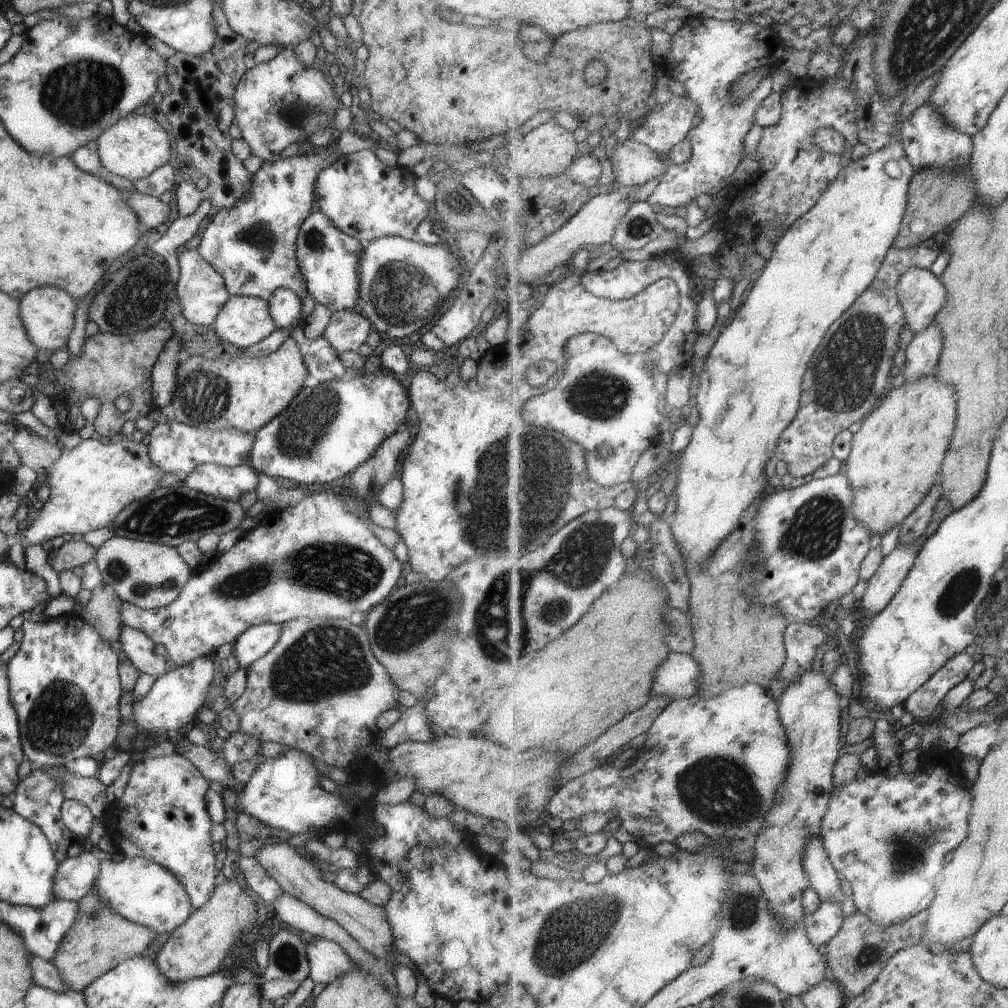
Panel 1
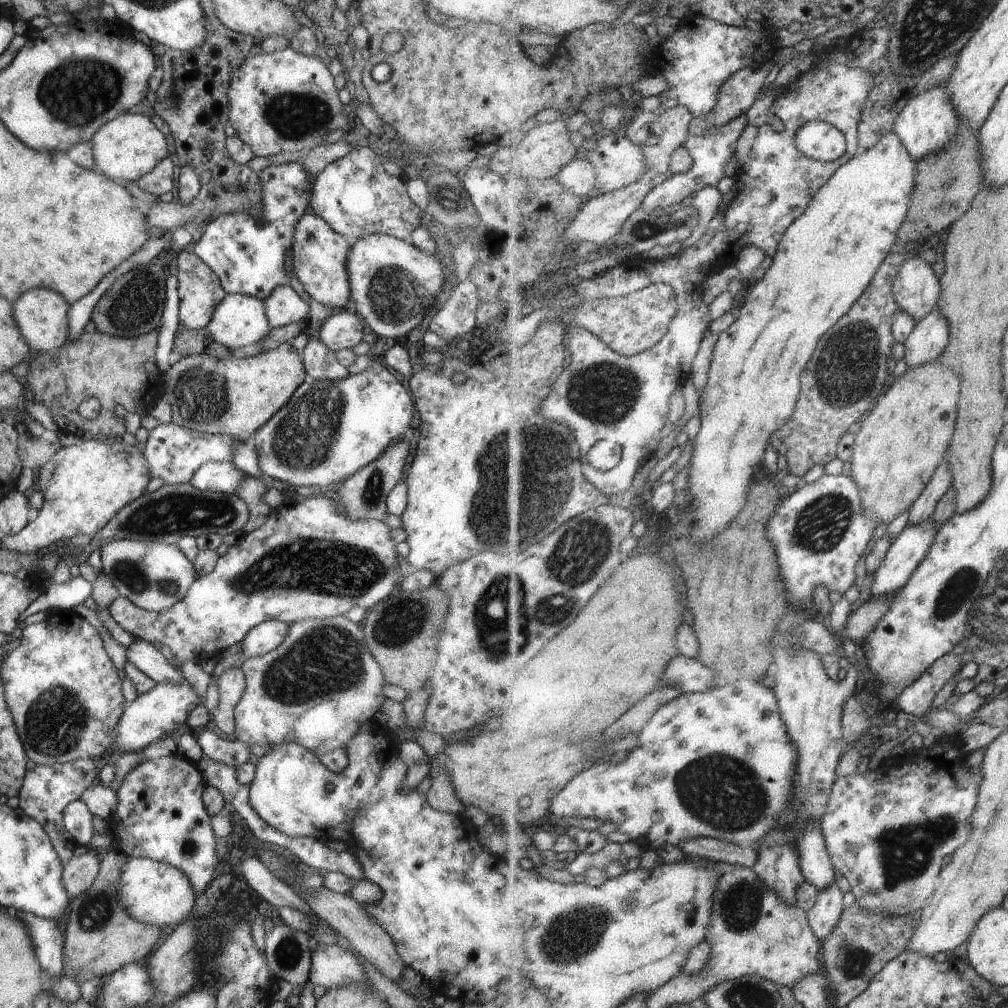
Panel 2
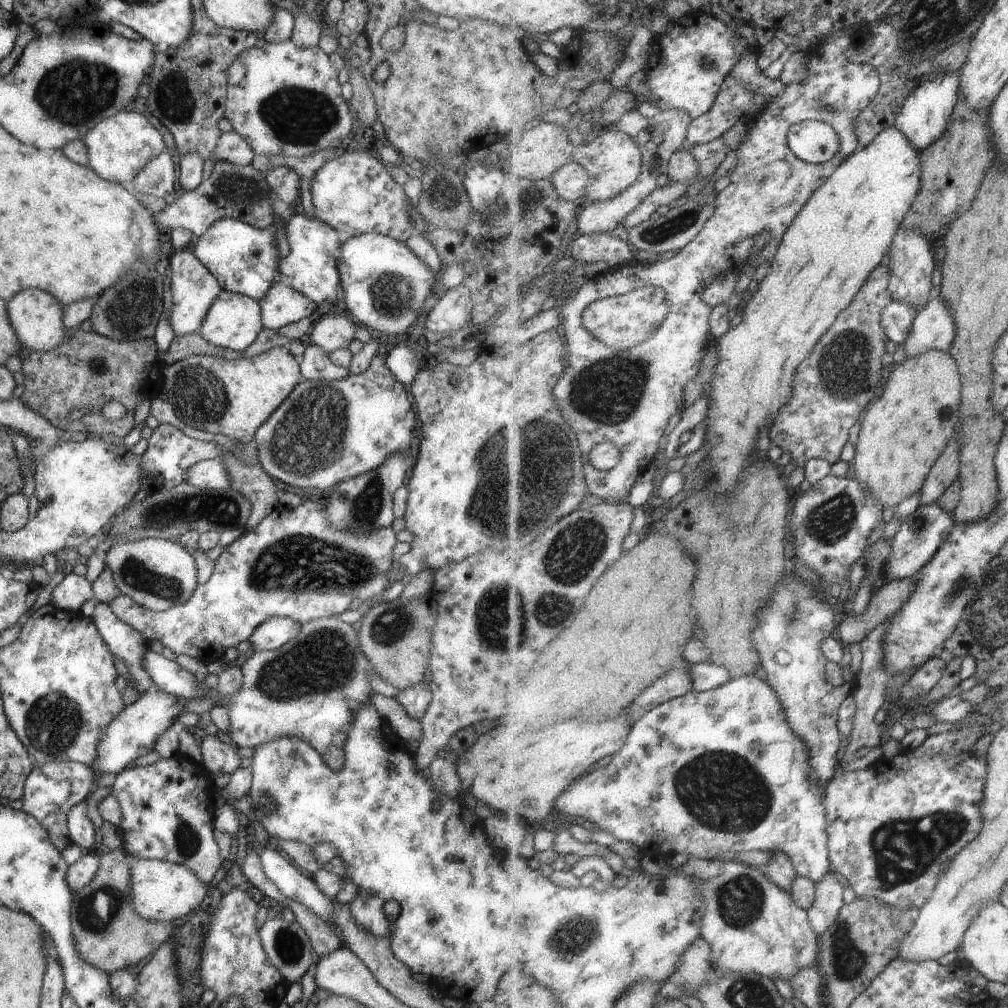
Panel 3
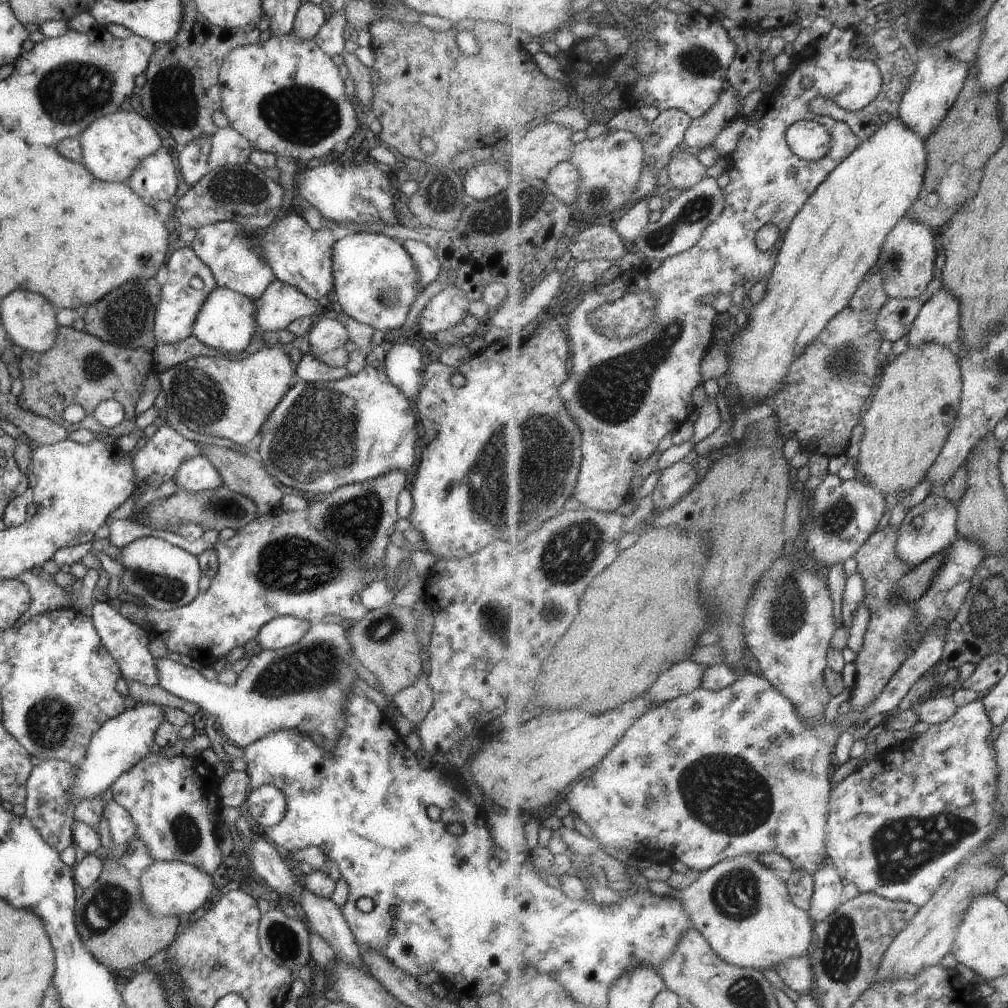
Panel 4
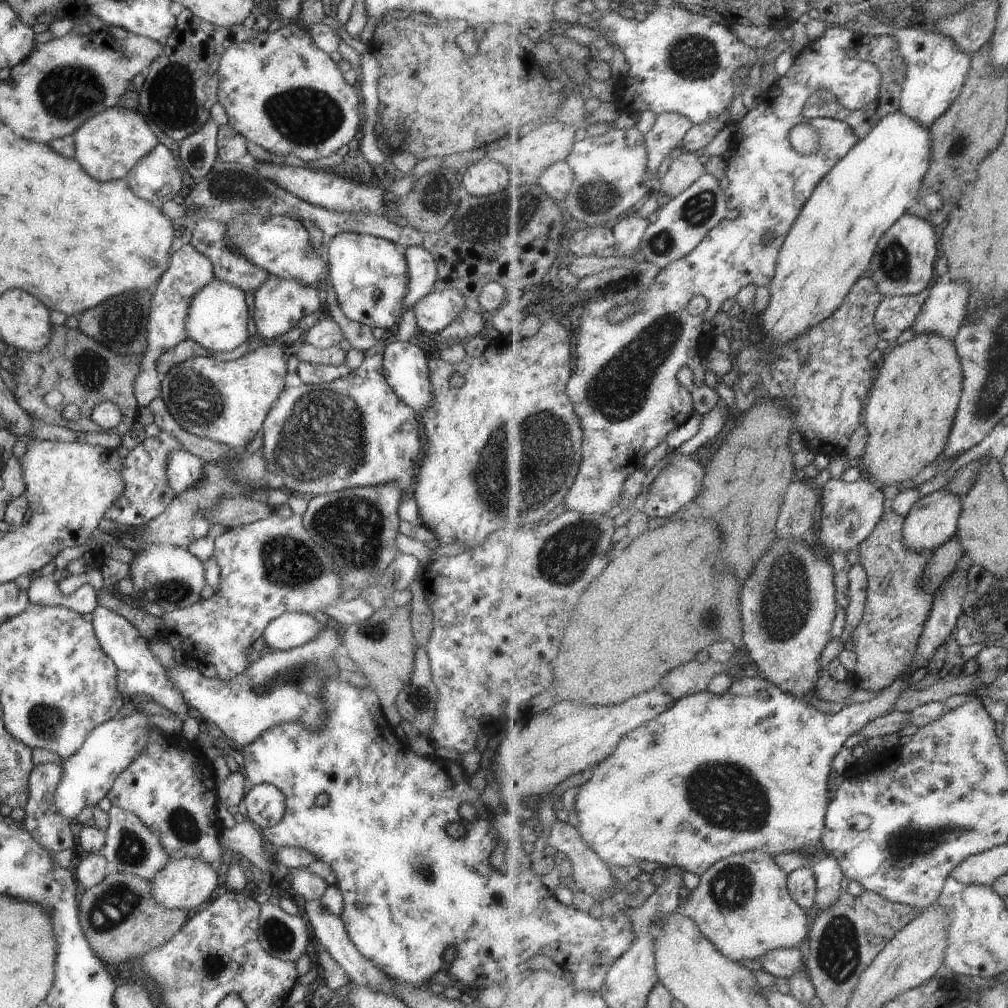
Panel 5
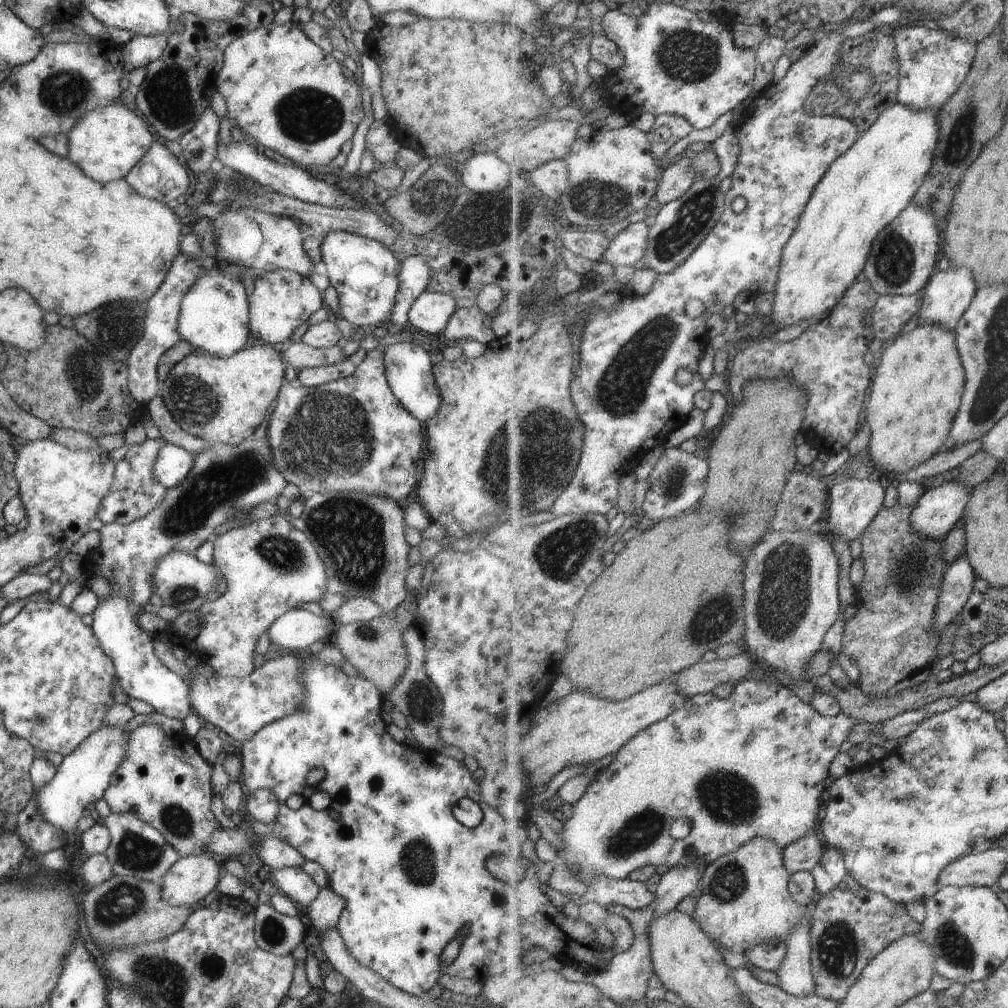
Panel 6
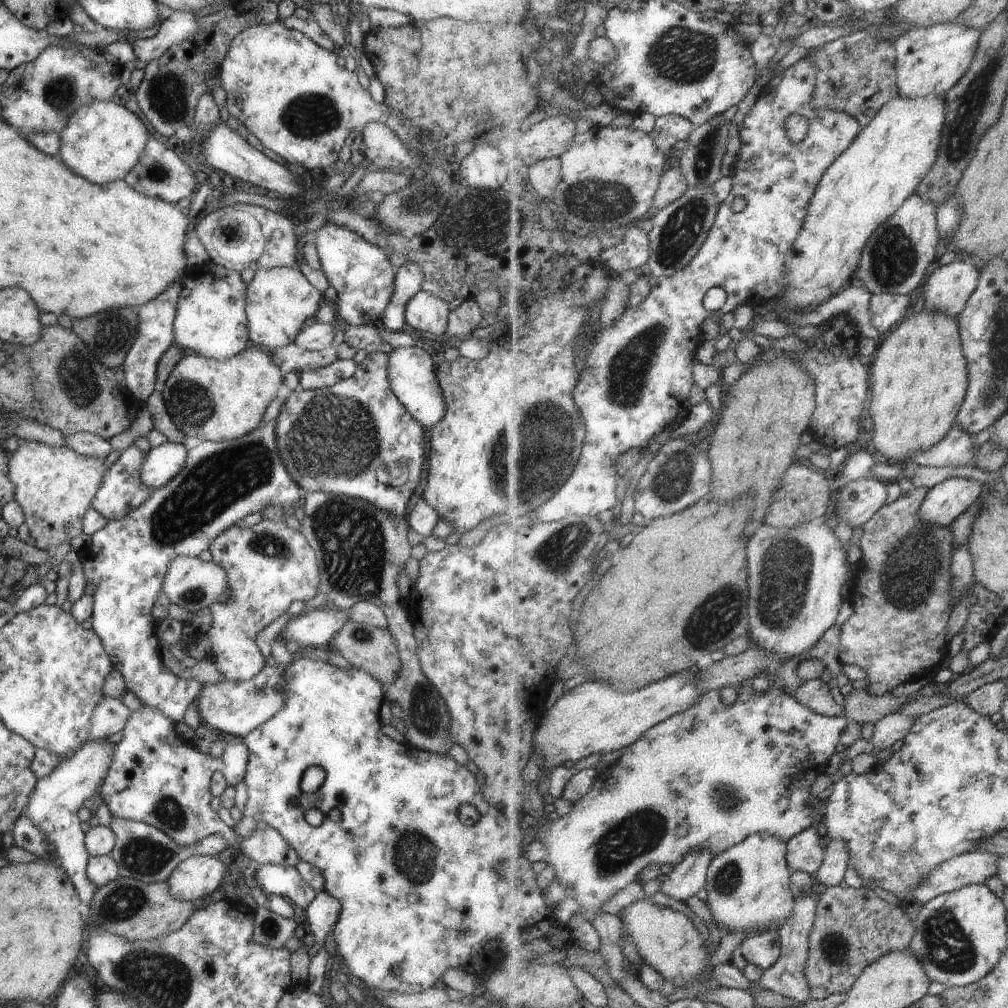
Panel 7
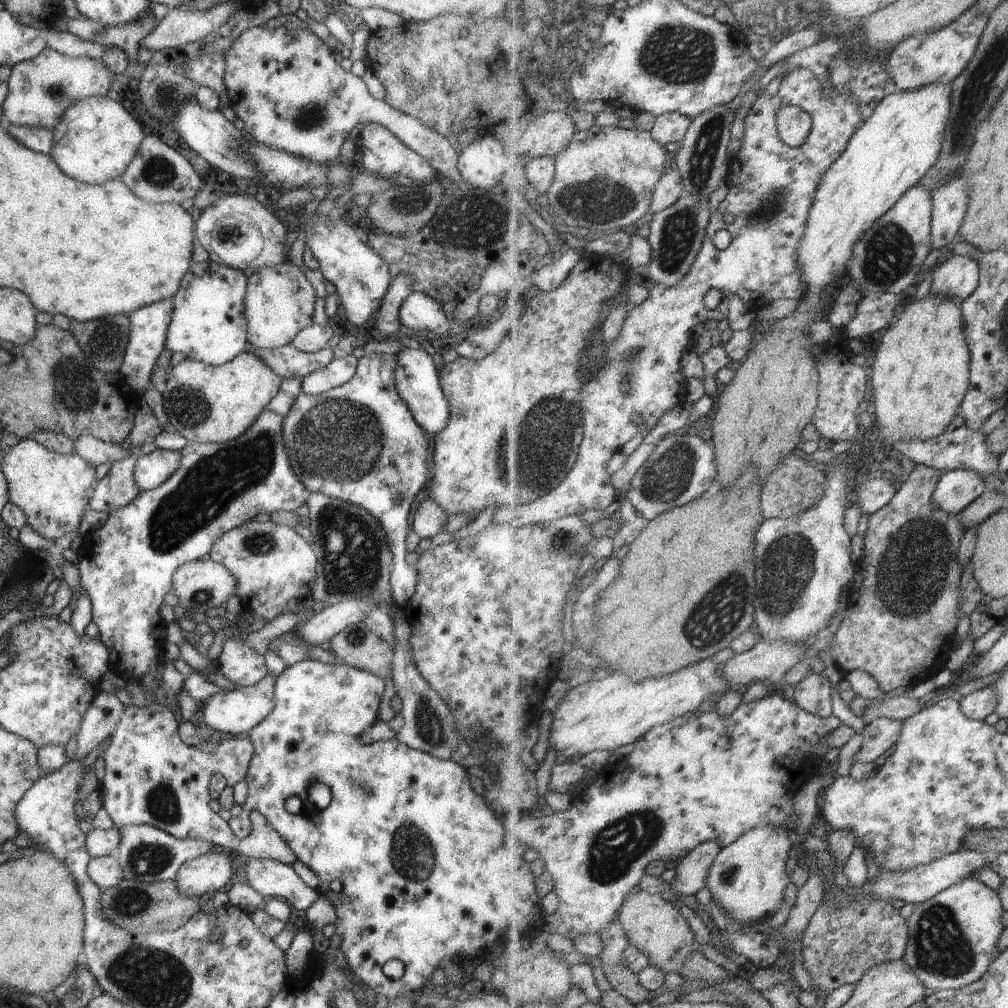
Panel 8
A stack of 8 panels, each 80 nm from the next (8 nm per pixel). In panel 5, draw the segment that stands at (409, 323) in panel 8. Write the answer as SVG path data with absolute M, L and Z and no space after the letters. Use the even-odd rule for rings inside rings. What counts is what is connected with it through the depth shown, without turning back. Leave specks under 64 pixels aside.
M457 290L429 291L414 302L416 325L425 332L438 333L464 309L464 296Z

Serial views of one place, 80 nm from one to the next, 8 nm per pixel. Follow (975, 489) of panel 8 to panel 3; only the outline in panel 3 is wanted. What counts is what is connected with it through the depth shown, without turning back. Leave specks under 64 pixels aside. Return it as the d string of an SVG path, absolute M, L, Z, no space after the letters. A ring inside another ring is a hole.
M938 503L919 507L911 513L901 524L898 533L892 540L890 561L887 561L884 572L891 581L910 579L917 576L918 572L933 560L941 548L941 545L948 539L949 531L953 529L955 518L953 513L948 513Z

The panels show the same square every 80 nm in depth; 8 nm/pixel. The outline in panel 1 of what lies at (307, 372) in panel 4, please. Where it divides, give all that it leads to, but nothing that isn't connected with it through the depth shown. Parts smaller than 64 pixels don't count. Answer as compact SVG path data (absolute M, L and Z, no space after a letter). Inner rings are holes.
M322 335L307 341L303 347L302 359L308 374L318 382L340 379L344 366L338 357L338 352Z

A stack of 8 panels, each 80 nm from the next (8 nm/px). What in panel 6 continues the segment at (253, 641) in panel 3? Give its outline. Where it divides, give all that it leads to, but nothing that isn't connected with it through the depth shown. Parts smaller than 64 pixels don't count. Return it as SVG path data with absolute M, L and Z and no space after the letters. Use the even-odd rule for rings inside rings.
M292 609L280 616L268 627L267 636L283 652L291 652L305 647L316 647L331 639L336 627L331 615L319 616Z

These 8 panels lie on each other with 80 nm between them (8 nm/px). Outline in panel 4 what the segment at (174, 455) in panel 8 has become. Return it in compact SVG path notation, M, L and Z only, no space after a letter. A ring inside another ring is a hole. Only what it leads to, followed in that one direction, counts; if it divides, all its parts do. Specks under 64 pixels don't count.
M199 455L184 460L176 468L174 481L177 489L191 492L203 489L213 490L222 485L221 475L212 462L209 462L207 457Z

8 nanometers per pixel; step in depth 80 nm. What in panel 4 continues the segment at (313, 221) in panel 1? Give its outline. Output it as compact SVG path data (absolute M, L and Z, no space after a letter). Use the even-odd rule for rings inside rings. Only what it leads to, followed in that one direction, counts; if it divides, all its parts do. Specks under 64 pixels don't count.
M294 209L289 211L289 213L282 218L276 219L277 218L275 218L272 224L265 229L251 229L250 227L245 227L252 232L254 237L259 236L259 242L263 240L266 249L263 250L262 257L273 271L274 278L300 290L305 296L311 297L316 301L318 298L323 298L323 296L332 296L332 246L336 240L349 234L347 228L343 227L343 225L338 225L337 228L323 225L320 229L313 230L305 223L305 220L302 218L302 213L298 213Z

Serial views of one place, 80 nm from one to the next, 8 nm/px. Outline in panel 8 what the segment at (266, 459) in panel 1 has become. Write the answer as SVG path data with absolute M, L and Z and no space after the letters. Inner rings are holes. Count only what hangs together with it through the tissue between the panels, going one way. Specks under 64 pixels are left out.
M370 353L358 359L353 376L344 383L318 395L299 393L282 420L281 430L285 452L299 482L310 493L321 493L344 500L374 516L385 532L392 554L388 580L392 602L403 608L414 593L418 574L405 563L405 534L408 532L409 504L427 480L427 436L413 420L394 383L396 354Z

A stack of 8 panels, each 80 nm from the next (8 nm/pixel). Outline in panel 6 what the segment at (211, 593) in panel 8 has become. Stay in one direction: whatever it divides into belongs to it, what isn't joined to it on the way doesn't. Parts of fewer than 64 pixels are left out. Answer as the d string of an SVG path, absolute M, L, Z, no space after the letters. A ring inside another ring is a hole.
M173 550L163 556L153 572L153 594L161 598L161 602L169 607L175 607L179 613L195 612L203 602L207 601L207 594L215 591L217 581L221 579L217 568L211 564L199 562L192 554Z

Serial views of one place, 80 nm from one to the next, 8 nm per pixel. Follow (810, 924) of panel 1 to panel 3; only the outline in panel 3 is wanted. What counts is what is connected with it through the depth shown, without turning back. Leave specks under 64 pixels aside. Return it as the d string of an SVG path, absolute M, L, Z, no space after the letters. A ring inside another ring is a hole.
M833 870L821 883L817 883L815 904L808 910L815 932L821 936L833 924L843 905L844 886L837 880L838 873Z

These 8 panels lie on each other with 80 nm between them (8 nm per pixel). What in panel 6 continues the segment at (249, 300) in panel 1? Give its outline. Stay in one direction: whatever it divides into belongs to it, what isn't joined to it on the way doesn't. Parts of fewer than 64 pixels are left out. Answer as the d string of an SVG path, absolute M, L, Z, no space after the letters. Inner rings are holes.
M211 266L201 276L197 276L191 287L181 298L177 316L179 341L191 348L203 349L203 352L217 358L227 358L244 348L250 334L248 328L248 298L239 276L227 274L223 268Z

